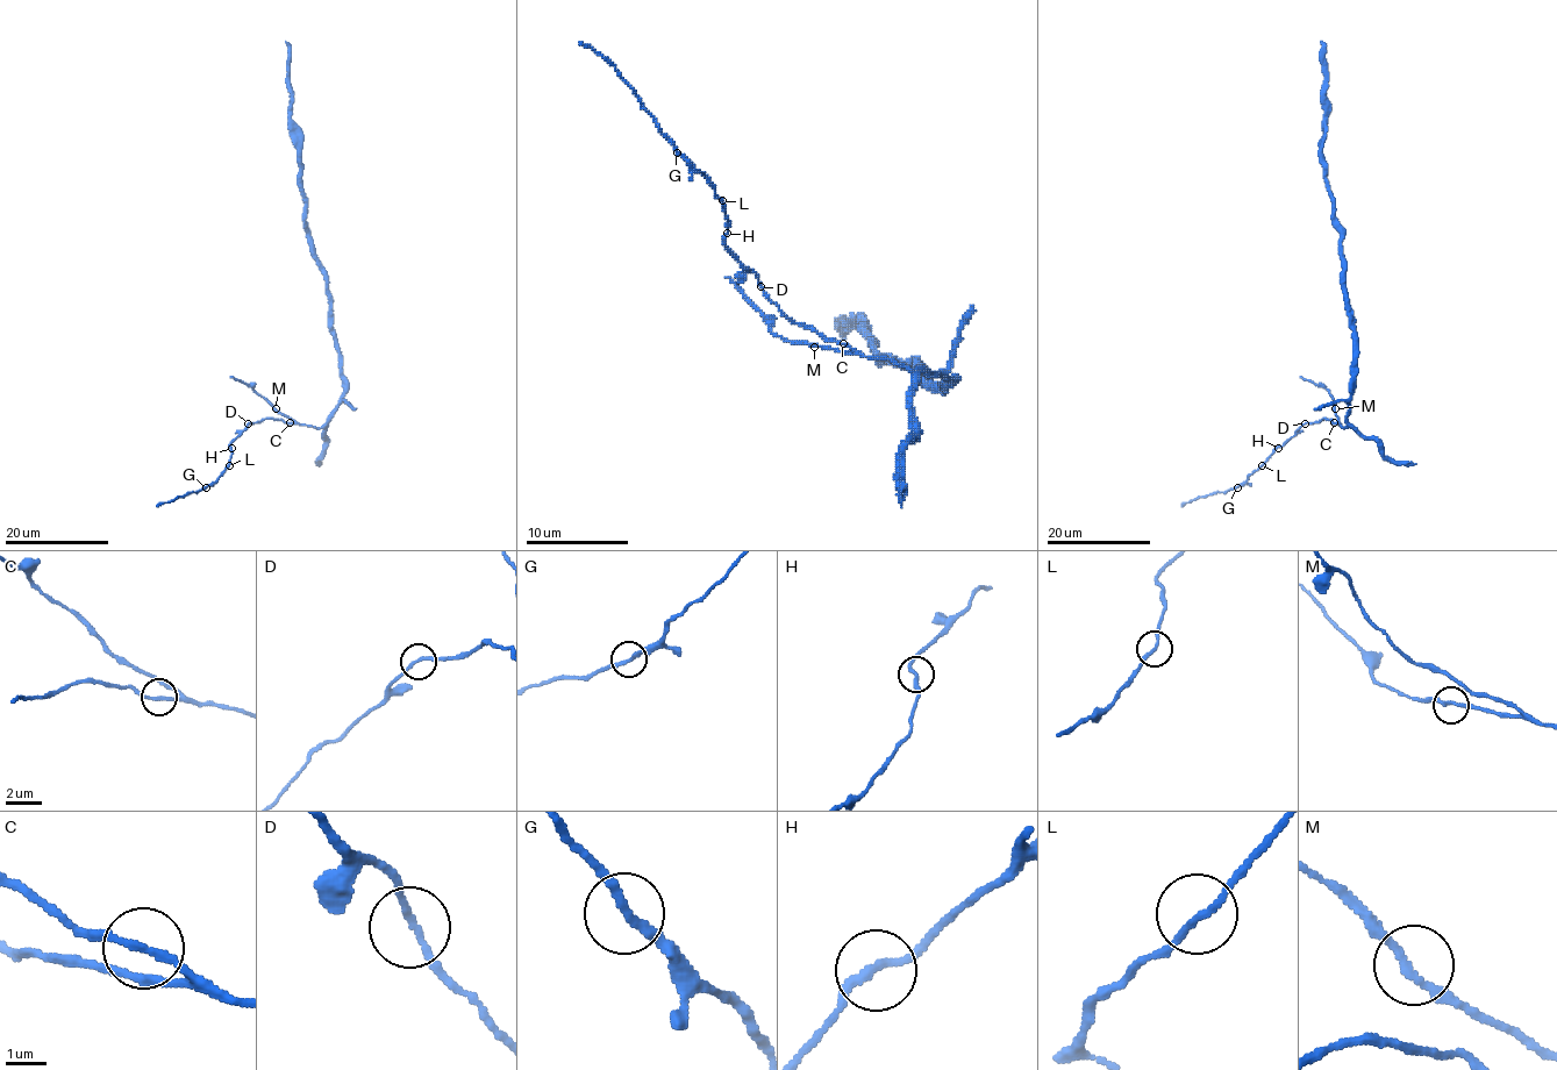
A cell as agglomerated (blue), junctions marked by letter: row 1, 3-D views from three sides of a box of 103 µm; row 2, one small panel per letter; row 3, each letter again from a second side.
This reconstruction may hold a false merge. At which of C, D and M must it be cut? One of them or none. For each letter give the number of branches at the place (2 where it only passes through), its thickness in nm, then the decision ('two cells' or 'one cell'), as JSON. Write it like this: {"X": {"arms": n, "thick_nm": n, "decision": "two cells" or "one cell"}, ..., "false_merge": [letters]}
{"C": {"arms": 2, "thick_nm": 180, "decision": "one cell"}, "D": {"arms": 2, "thick_nm": 170, "decision": "one cell"}, "M": {"arms": 2, "thick_nm": 190, "decision": "one cell"}, "false_merge": []}

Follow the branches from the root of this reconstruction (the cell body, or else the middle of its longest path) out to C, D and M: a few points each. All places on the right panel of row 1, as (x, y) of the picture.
C: (1352, 370), (1347, 427), (1334, 422)
D: (1352, 370), (1347, 427), (1326, 419), (1305, 423)
M: (1352, 370), (1352, 394), (1345, 428), (1338, 423), (1335, 408)

